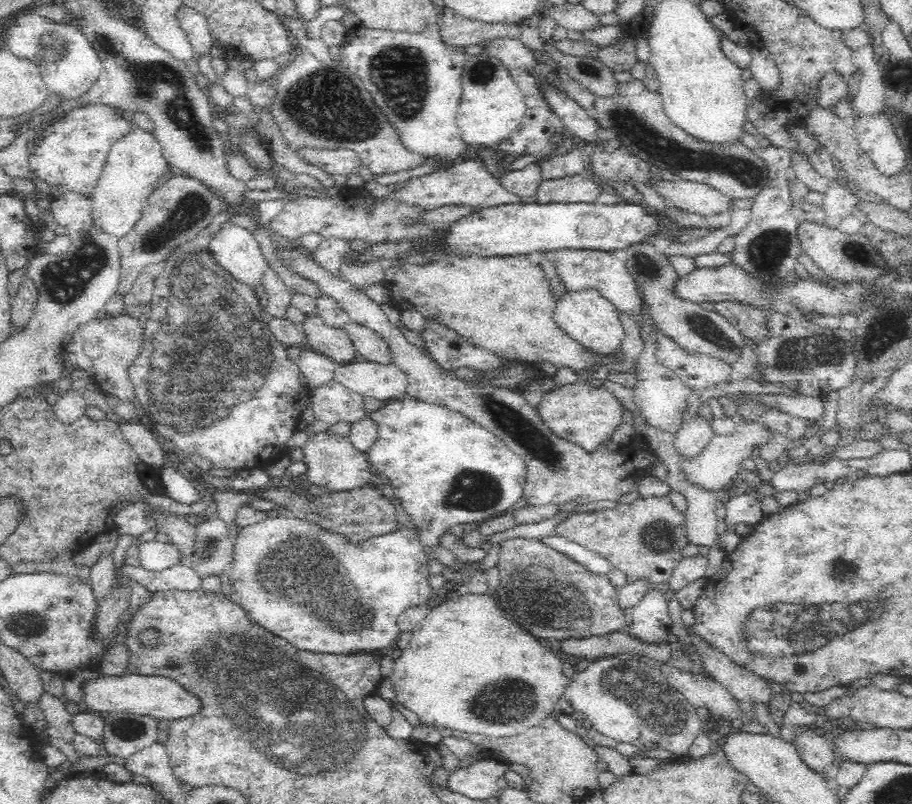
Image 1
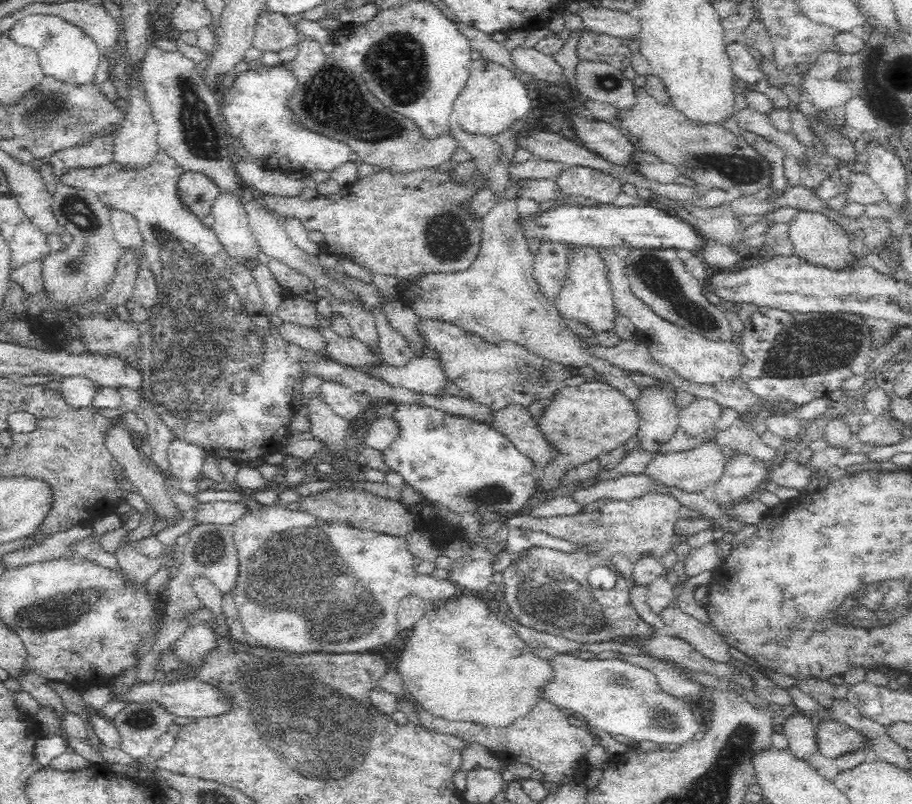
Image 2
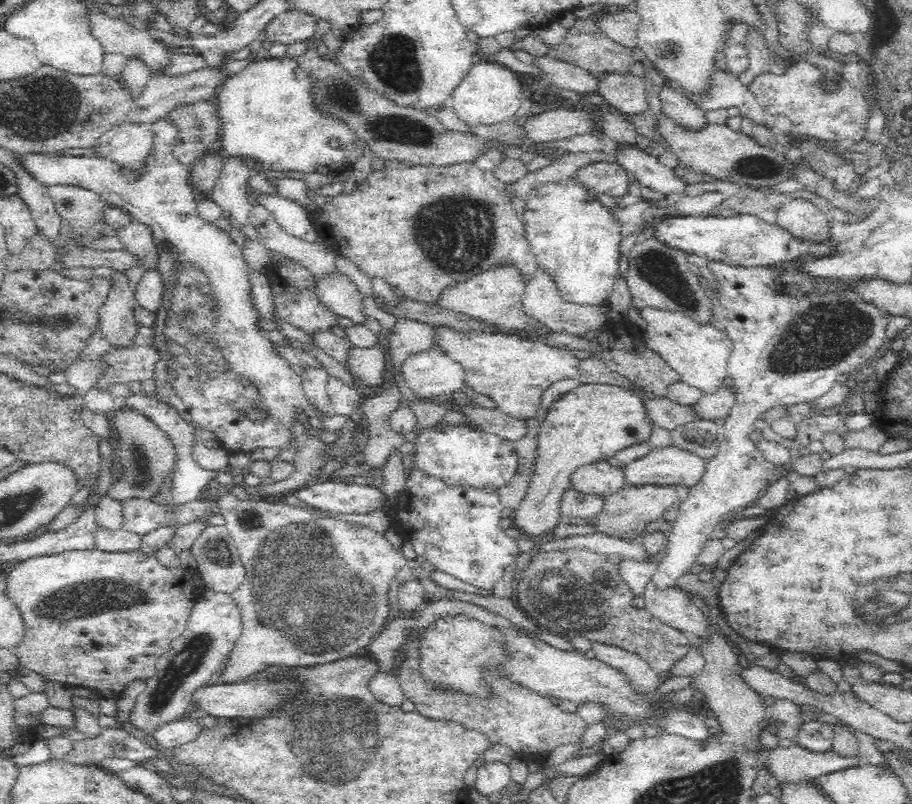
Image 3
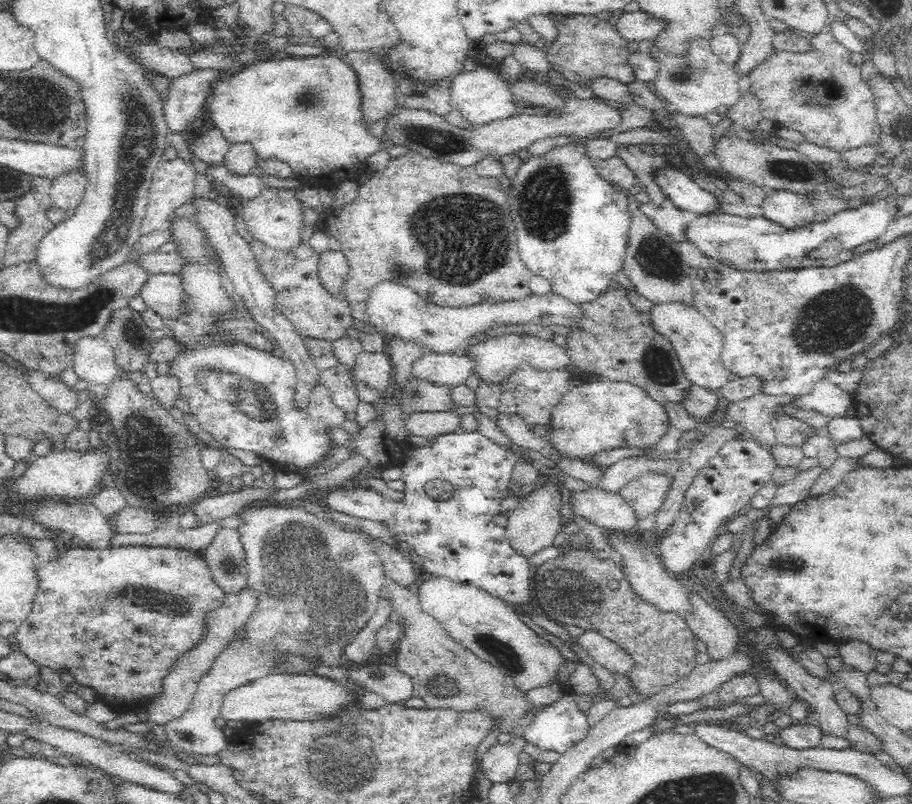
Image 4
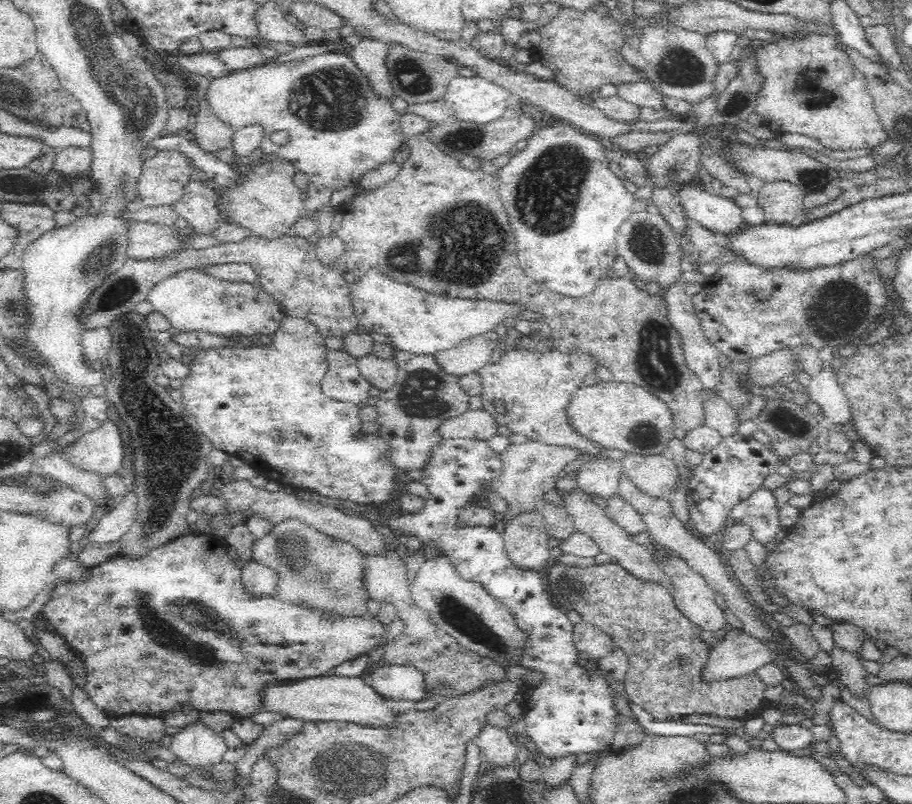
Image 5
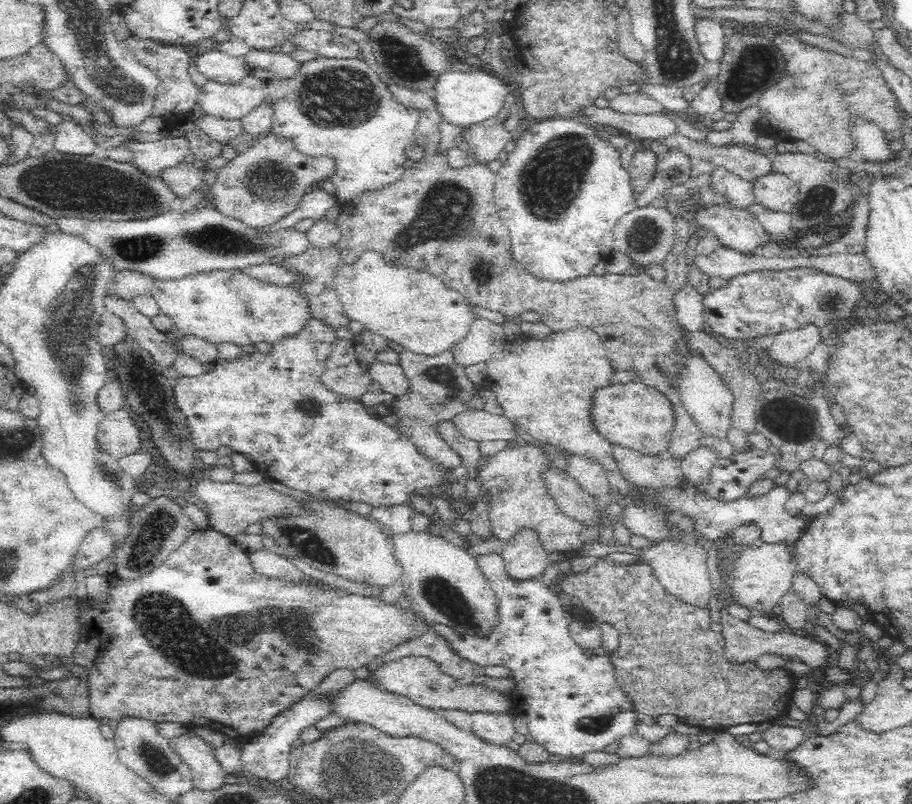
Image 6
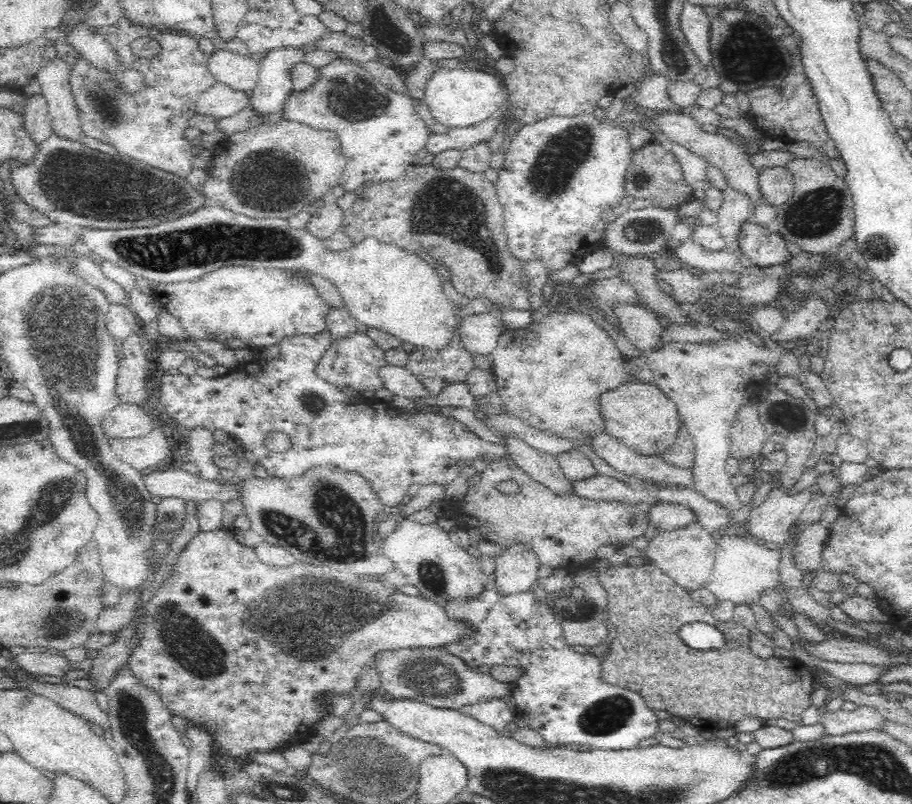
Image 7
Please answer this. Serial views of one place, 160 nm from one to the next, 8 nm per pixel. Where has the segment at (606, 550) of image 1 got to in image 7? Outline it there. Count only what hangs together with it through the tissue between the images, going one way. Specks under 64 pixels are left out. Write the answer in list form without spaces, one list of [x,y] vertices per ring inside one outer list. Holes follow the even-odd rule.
[[[605,430],[588,435],[582,444],[592,448],[606,464],[630,476],[633,481],[640,477],[650,477],[656,481],[674,483],[682,488],[694,487],[691,469],[670,466],[660,456],[655,458],[640,456]]]

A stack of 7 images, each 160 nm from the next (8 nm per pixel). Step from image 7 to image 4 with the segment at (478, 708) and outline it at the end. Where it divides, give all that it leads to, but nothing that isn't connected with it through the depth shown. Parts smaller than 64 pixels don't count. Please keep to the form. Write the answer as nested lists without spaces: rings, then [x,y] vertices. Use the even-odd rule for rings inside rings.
[[[497,740],[481,758],[479,765],[481,775],[492,784],[508,783],[514,779],[522,749],[521,742],[517,740],[512,745],[501,744]]]

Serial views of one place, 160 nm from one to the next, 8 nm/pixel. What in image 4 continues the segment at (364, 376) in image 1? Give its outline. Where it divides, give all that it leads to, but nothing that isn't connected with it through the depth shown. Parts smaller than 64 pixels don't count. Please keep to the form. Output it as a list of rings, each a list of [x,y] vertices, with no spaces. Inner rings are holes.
[[[464,350],[462,353],[428,353],[424,352],[414,360],[412,376],[430,379],[436,383],[454,386],[465,383],[476,366],[476,357]]]

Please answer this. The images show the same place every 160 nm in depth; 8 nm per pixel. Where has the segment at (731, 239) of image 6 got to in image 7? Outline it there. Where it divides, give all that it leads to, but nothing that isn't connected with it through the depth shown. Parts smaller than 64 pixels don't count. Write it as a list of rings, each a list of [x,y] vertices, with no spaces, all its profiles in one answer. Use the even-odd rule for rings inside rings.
[[[751,219],[742,224],[738,243],[744,258],[749,258],[760,269],[783,266],[790,258],[786,241],[777,232],[771,233]]]

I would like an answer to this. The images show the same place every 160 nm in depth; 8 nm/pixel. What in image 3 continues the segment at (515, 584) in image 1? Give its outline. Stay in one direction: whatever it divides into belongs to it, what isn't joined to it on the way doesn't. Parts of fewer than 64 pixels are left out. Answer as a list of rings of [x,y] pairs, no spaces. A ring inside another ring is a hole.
[[[588,549],[540,551],[520,574],[514,602],[538,627],[569,640],[575,636],[585,637],[589,641],[636,654],[649,664],[660,685],[673,677],[676,664],[687,656],[693,646],[691,636],[663,624],[637,603],[619,568],[610,563],[605,554]],[[598,570],[608,572],[608,576],[616,582],[616,588],[606,587],[602,580],[596,580]]]

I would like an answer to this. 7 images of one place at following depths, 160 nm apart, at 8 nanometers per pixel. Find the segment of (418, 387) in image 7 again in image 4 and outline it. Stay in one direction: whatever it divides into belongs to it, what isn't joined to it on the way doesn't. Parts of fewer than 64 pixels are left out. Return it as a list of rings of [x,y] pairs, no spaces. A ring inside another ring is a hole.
[[[362,351],[356,357],[353,368],[357,380],[364,382],[368,388],[376,388],[382,395],[392,388],[394,370],[387,352]]]

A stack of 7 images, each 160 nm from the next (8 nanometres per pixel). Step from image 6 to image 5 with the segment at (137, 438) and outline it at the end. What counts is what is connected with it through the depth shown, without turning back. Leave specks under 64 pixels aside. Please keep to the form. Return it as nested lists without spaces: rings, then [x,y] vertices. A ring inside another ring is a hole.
[[[112,420],[104,421],[98,428],[84,433],[67,449],[72,463],[107,474],[120,471],[126,450],[122,440],[122,430]]]

